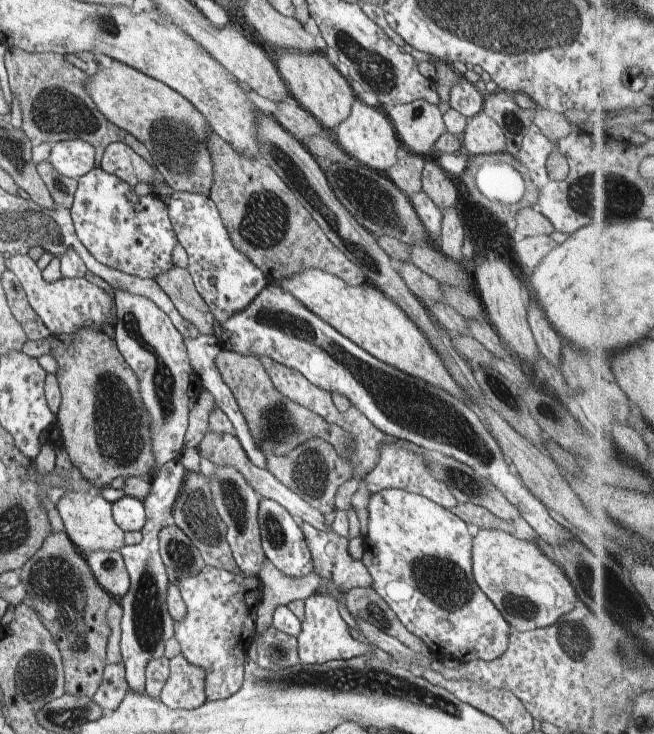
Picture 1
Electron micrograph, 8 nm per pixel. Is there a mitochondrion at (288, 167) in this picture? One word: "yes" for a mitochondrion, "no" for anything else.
yes

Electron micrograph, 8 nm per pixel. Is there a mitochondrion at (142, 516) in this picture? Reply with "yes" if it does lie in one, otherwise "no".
no

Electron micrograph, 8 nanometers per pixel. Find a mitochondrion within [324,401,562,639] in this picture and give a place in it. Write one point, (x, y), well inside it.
(444, 582)

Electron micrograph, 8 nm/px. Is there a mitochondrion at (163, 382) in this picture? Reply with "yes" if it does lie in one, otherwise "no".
yes

